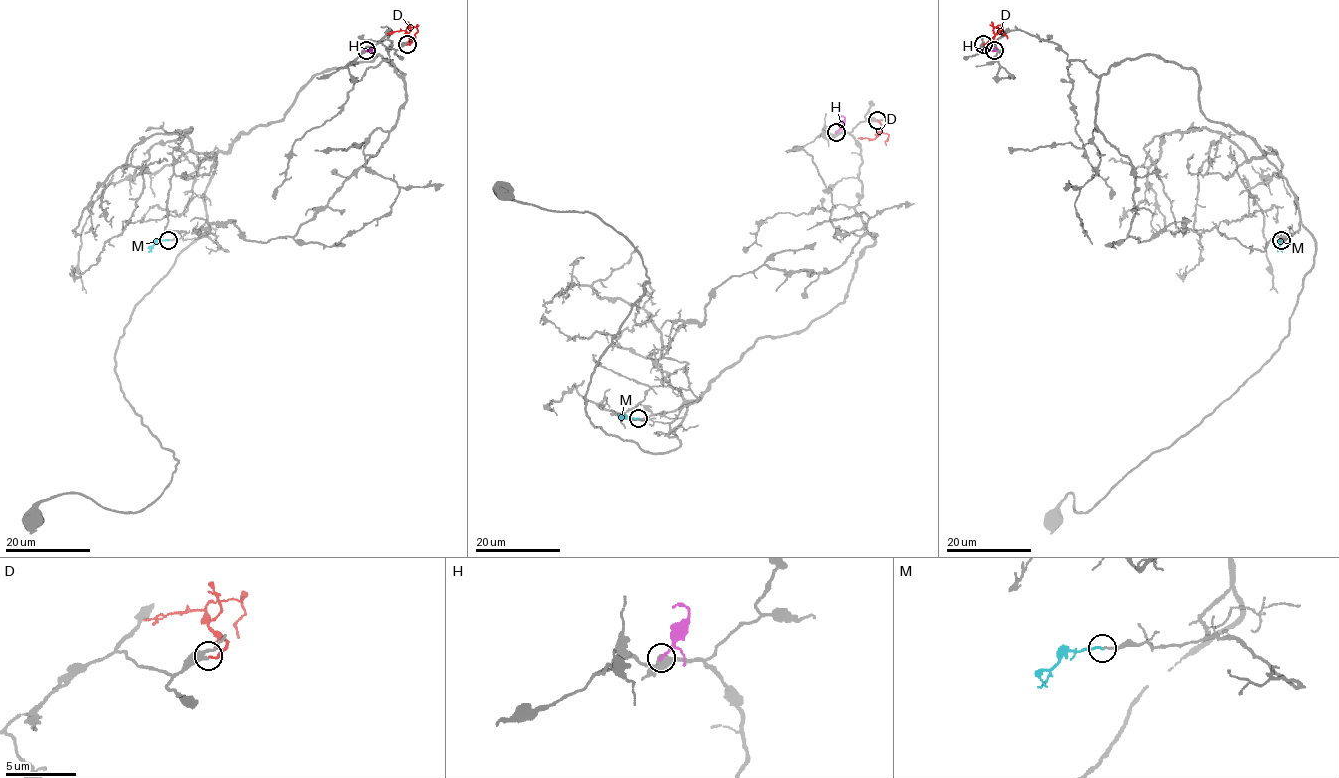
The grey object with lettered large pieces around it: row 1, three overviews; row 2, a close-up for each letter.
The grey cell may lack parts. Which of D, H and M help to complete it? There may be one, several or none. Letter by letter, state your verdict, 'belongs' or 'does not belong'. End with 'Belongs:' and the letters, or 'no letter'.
D: does not belong
H: does not belong
M: does not belong
Belongs: no letter

